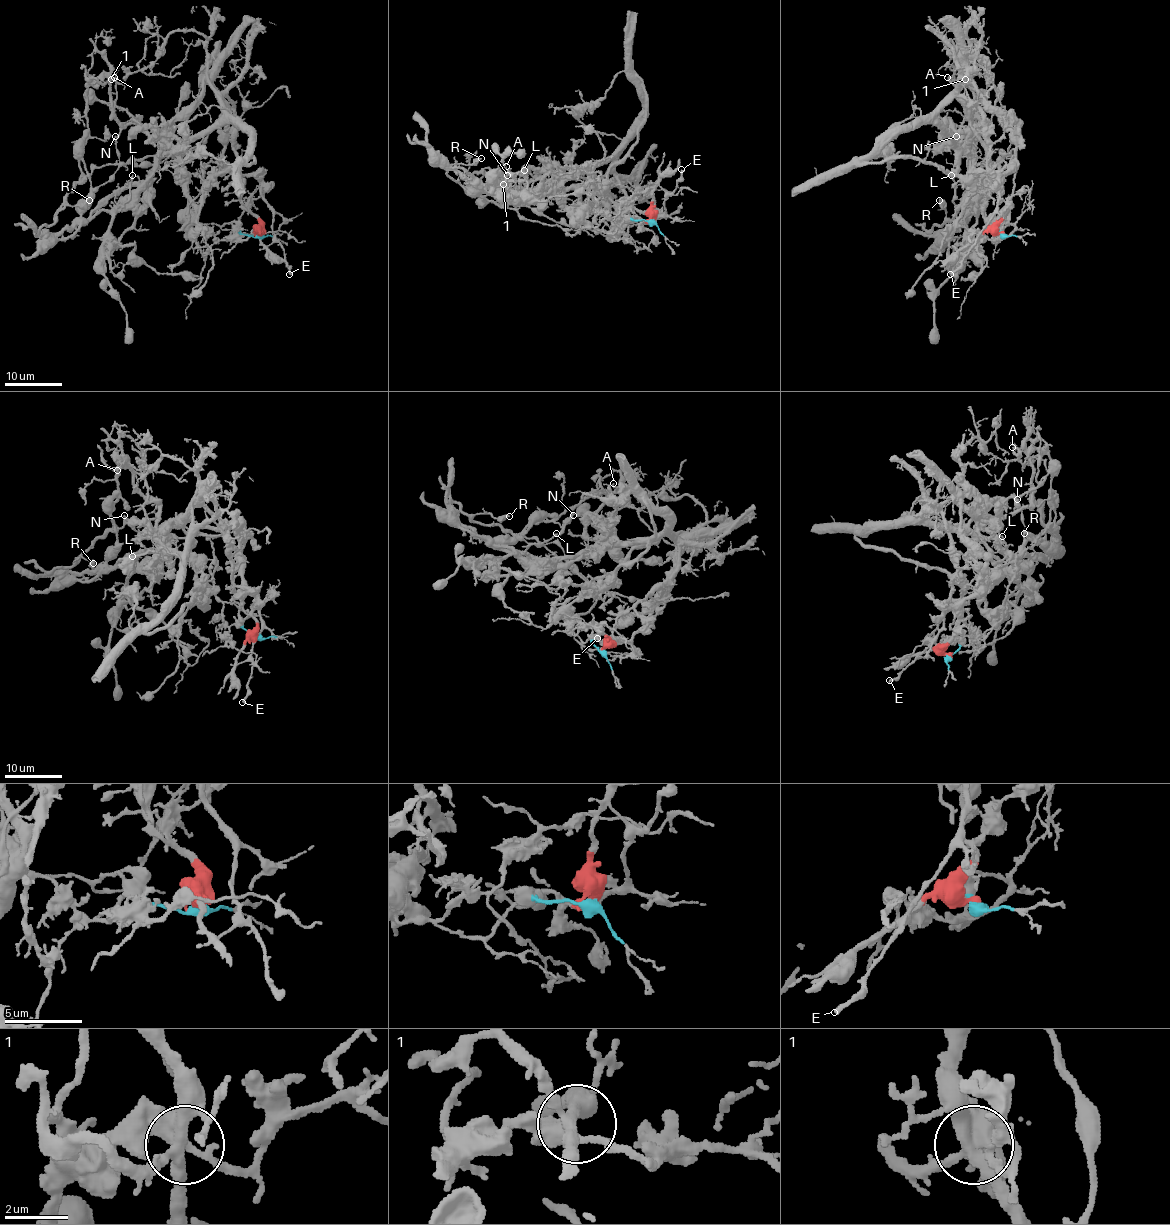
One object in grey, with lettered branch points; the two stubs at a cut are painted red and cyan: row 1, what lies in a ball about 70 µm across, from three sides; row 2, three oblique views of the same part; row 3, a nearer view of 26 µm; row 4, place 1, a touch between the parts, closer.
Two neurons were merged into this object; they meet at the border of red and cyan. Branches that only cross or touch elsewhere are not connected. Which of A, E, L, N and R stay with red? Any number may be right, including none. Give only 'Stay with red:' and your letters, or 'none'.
Stay with red: A, E, L, N

